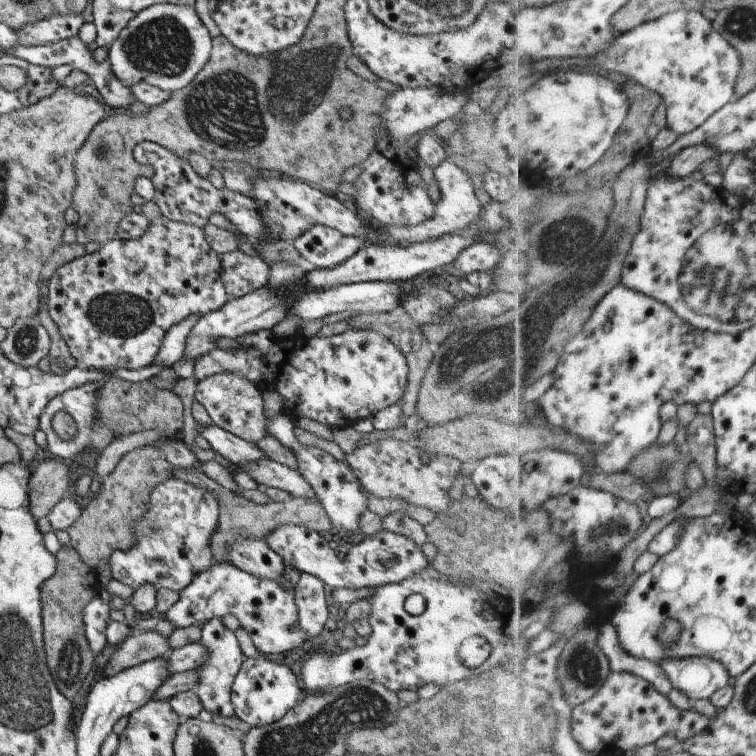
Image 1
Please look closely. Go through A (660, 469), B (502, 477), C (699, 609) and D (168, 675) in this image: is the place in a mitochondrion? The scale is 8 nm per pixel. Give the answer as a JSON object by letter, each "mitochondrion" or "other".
{"A":"mitochondrion","B":"other","C":"mitochondrion","D":"other"}

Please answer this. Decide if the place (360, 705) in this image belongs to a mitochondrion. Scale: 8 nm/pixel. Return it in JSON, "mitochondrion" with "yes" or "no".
{"mitochondrion":"yes"}

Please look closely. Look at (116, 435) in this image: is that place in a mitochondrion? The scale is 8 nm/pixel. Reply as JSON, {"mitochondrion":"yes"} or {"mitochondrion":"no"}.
{"mitochondrion":"no"}

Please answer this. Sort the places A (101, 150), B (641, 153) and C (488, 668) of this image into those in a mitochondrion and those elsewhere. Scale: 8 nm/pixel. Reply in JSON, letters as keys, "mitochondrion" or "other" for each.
{"A":"mitochondrion","B":"other","C":"other"}

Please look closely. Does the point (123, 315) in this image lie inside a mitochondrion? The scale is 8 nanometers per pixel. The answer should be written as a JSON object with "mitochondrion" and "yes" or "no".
{"mitochondrion":"yes"}

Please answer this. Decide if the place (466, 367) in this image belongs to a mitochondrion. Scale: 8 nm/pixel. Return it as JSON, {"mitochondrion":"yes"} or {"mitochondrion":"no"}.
{"mitochondrion":"yes"}

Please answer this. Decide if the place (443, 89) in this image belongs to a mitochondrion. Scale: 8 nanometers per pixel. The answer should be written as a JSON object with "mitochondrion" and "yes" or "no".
{"mitochondrion":"no"}

